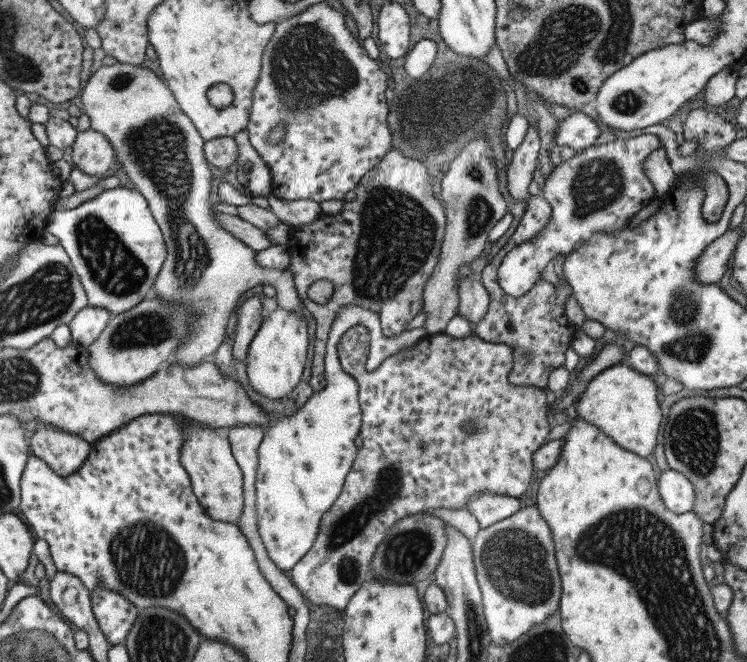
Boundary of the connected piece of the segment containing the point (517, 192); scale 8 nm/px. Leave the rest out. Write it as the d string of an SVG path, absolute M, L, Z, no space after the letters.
M528 126L527 135L522 144L511 153L510 164L507 167L507 190L509 197L515 203L528 199L527 186L533 180L537 155L541 148L537 126Z

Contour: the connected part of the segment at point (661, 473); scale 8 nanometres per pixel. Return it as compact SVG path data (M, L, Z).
M659 468L657 472L657 491L669 511L682 514L690 512L695 500L693 485L683 473Z

